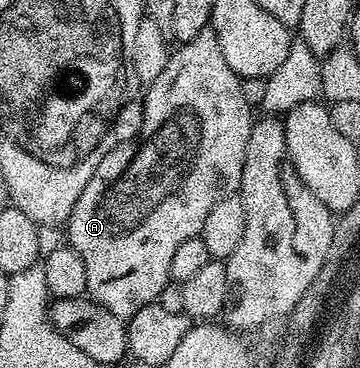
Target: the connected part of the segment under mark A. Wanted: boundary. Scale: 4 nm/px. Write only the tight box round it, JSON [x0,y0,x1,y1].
[64,28,252,320]

